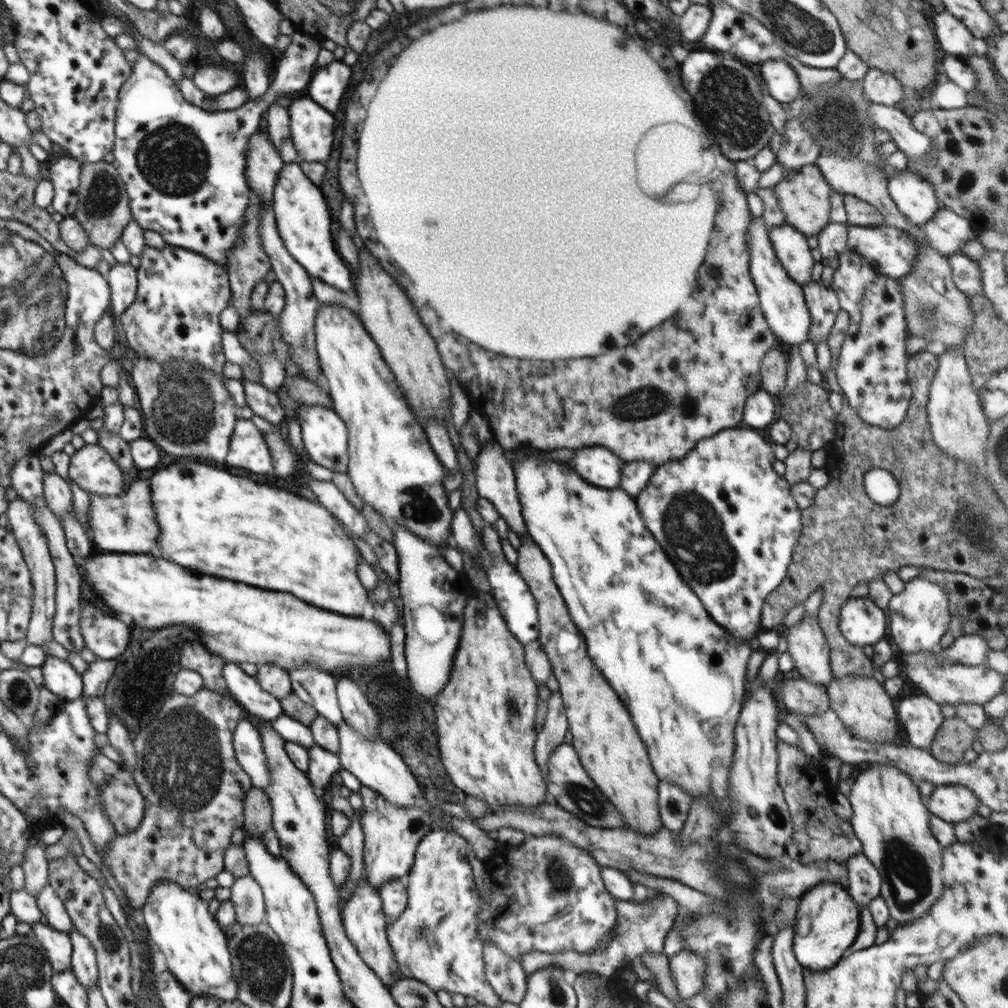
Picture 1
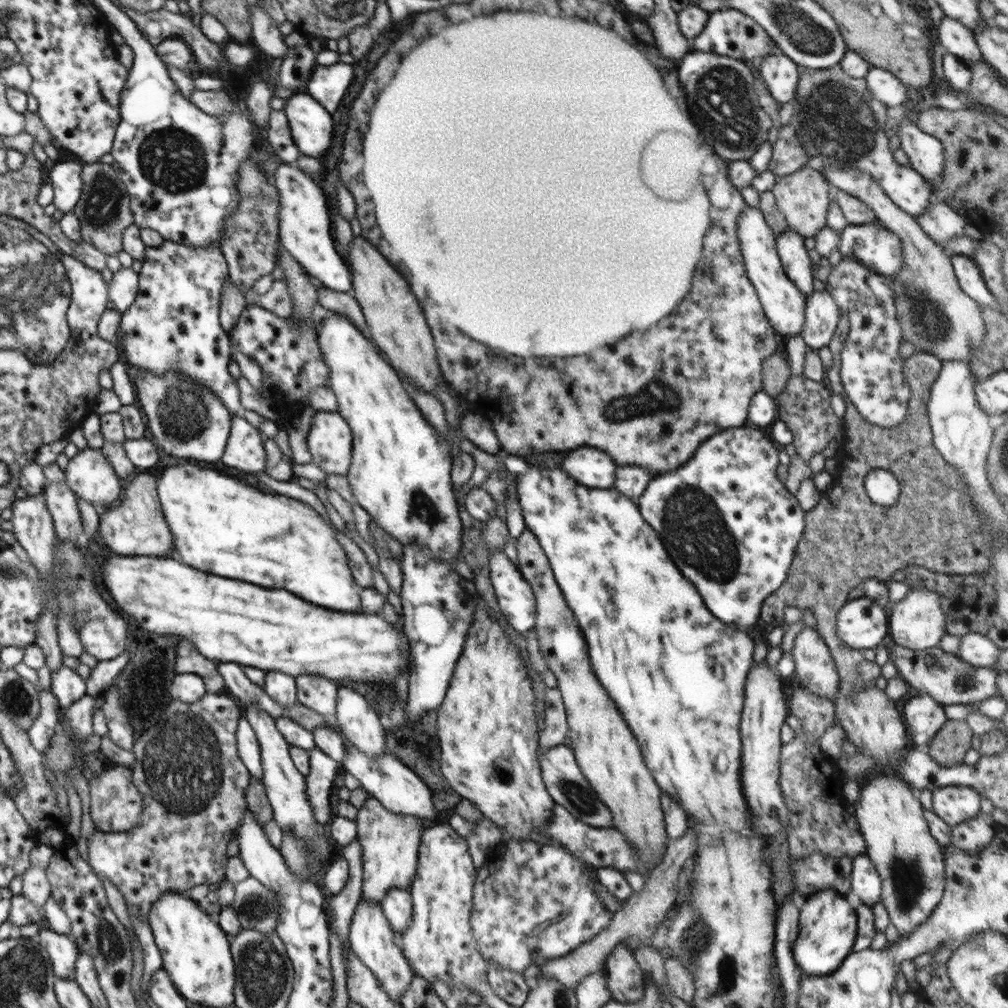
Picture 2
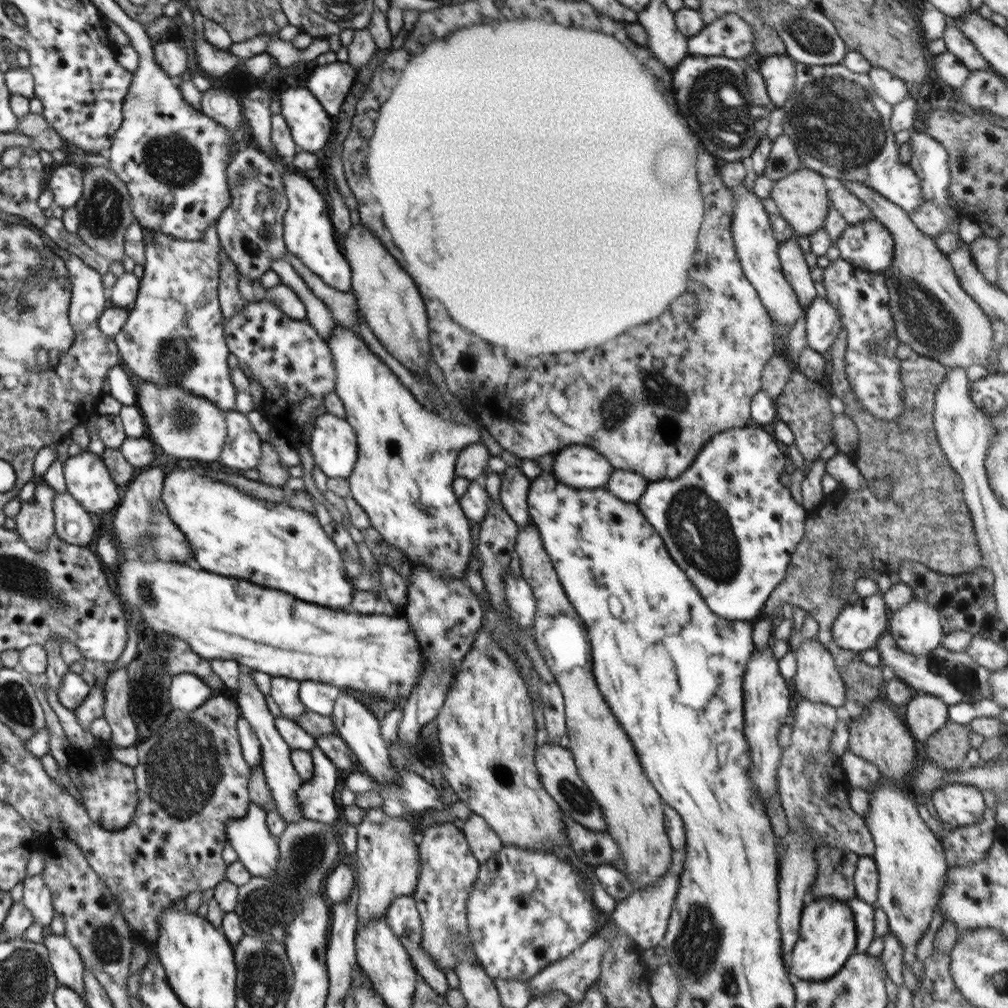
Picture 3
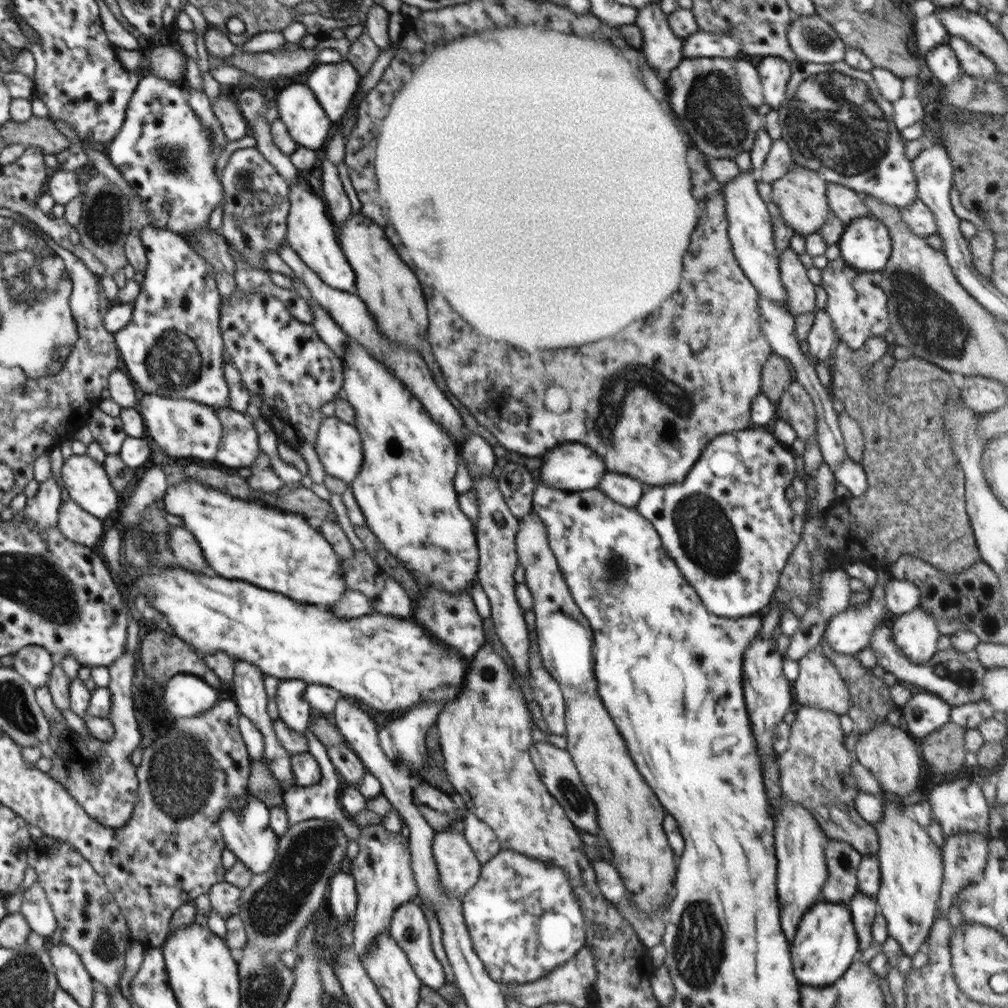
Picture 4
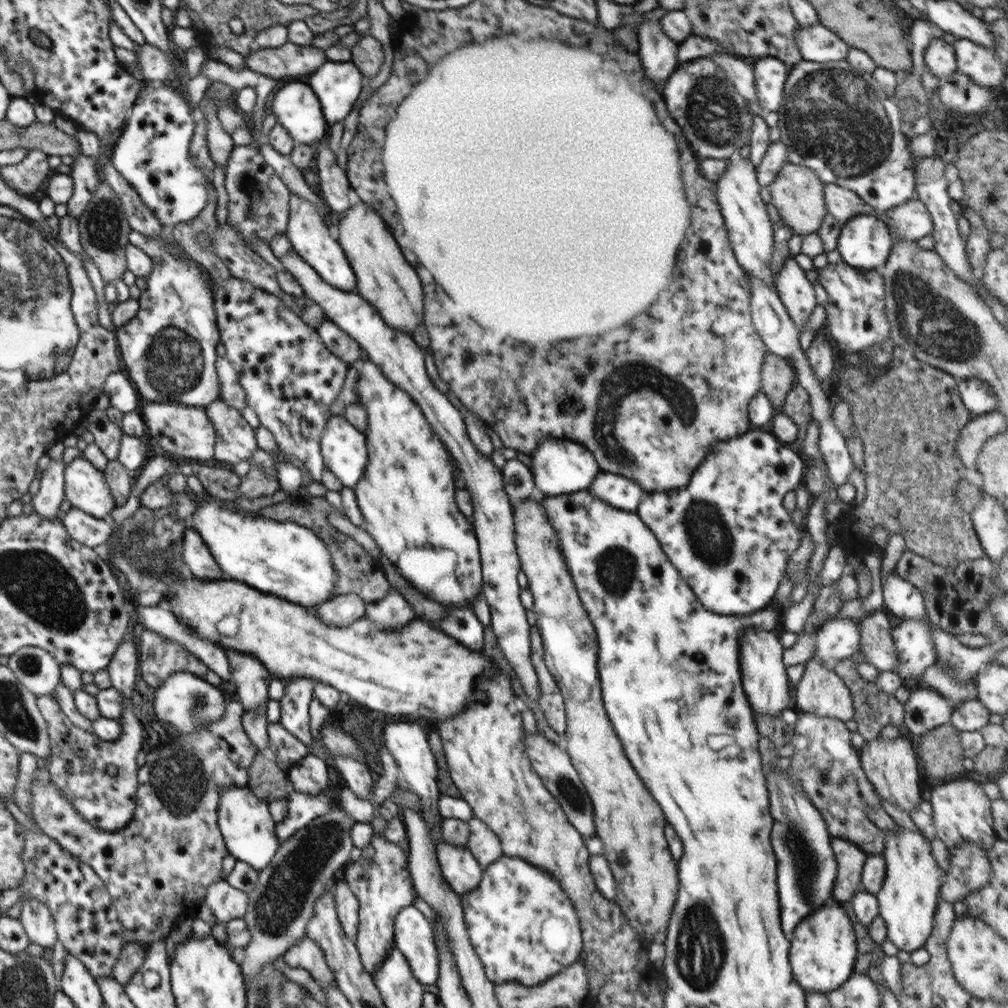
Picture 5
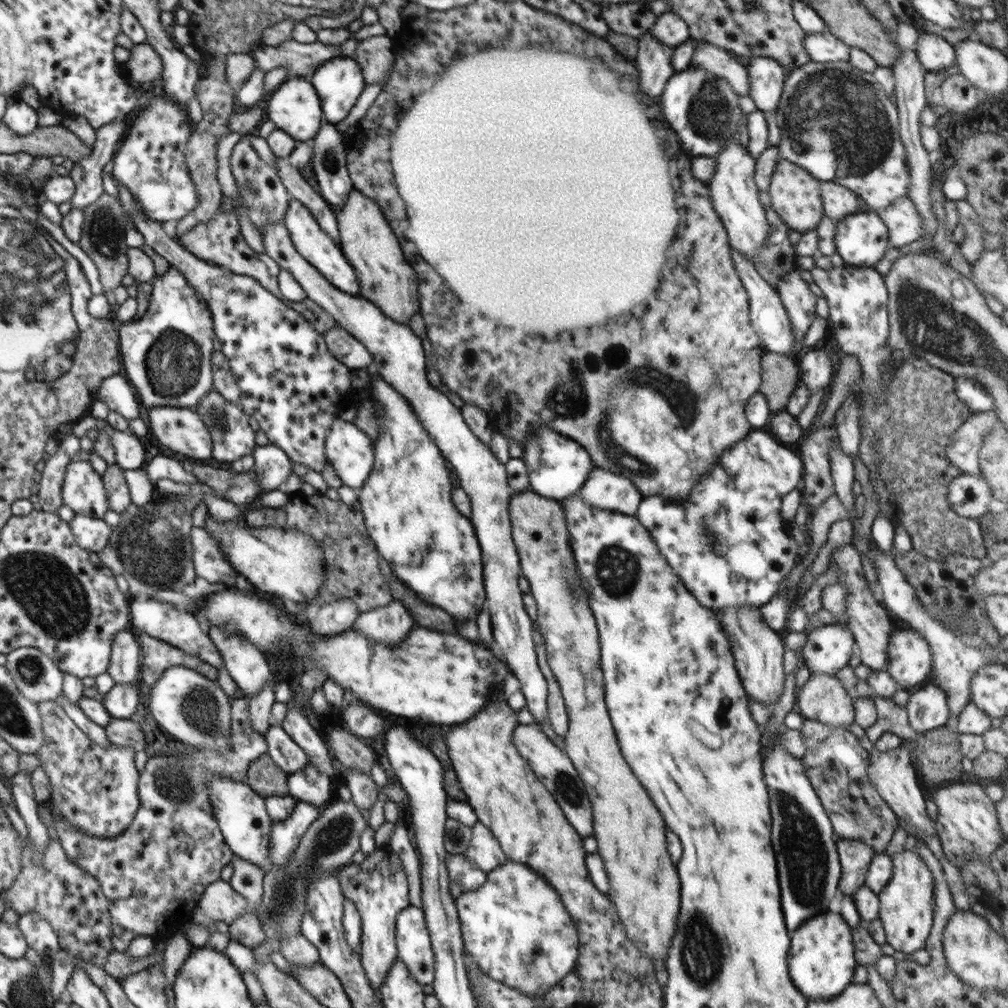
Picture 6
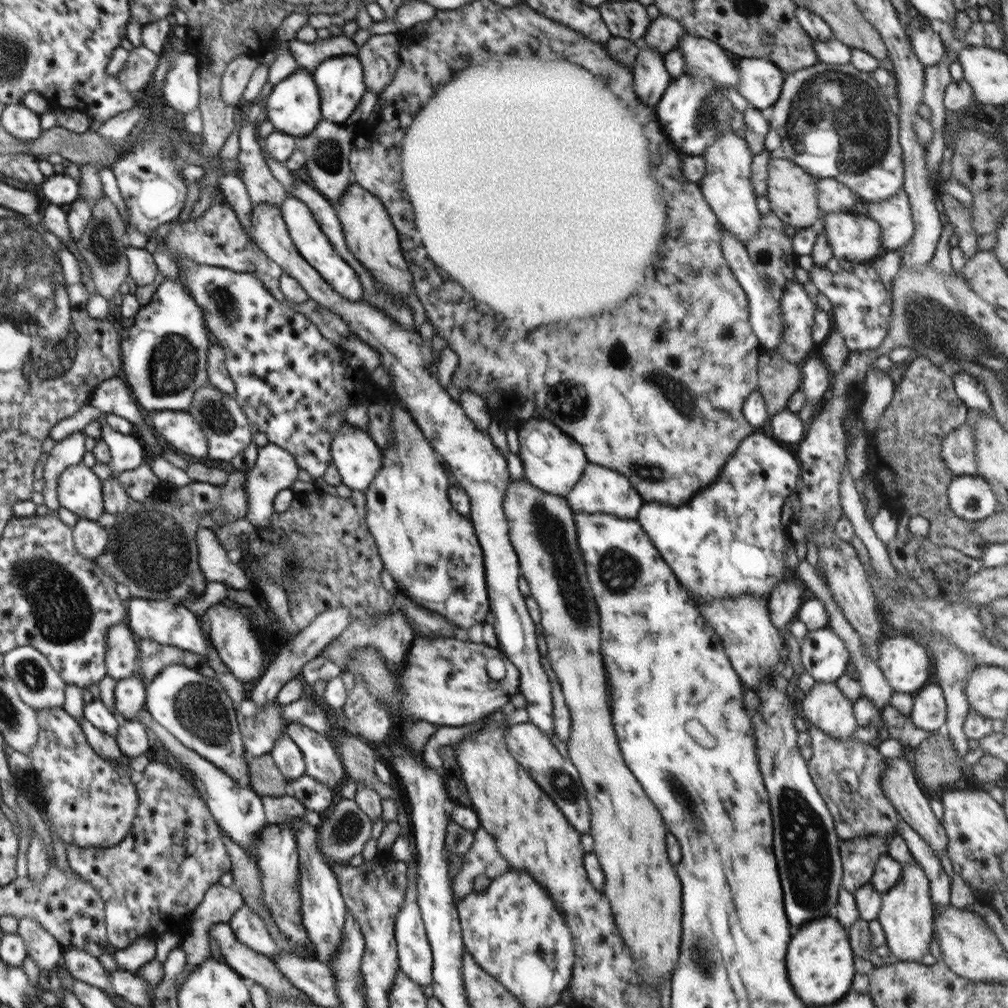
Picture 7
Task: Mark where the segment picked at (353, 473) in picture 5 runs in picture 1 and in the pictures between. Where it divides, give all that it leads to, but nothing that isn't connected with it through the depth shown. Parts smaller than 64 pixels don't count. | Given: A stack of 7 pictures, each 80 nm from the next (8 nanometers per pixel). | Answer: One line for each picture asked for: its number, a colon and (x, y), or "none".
1: (324, 434)
2: (330, 441)
3: (333, 444)
4: (339, 445)

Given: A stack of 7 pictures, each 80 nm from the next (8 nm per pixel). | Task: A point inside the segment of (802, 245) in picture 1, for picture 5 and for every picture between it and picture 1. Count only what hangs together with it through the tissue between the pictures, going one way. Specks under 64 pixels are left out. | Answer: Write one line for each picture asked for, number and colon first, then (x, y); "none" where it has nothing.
2: (794, 257)
3: (798, 274)
4: (801, 296)
5: (795, 291)

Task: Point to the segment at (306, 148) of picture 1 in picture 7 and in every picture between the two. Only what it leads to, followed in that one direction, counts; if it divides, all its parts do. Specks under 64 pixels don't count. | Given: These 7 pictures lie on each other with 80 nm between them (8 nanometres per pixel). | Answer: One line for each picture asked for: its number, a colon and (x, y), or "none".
2: (311, 124)
3: (310, 125)
4: (298, 108)
5: (296, 107)
6: (294, 107)
7: (294, 105)

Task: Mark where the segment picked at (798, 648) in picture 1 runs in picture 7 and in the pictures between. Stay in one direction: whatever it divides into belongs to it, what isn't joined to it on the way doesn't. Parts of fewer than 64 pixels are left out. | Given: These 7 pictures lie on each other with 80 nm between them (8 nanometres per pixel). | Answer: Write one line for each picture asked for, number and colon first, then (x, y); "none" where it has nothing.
2: (816, 669)
3: (817, 679)
4: (819, 684)
5: (821, 691)
6: (823, 698)
7: (825, 706)

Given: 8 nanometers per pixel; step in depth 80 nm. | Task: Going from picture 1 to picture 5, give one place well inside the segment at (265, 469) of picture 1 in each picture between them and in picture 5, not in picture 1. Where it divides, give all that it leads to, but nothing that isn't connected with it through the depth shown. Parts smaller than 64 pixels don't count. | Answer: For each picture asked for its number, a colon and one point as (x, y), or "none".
2: (244, 452)
3: (242, 449)
4: (238, 448)
5: (236, 441)

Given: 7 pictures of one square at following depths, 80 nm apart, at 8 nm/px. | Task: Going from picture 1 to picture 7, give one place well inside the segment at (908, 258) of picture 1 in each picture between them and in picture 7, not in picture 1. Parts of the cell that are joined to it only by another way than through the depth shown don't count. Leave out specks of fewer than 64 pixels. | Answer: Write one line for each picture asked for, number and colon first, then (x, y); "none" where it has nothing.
2: (872, 244)
3: (868, 244)
4: (865, 244)
5: (865, 241)
6: (861, 239)
7: (857, 238)

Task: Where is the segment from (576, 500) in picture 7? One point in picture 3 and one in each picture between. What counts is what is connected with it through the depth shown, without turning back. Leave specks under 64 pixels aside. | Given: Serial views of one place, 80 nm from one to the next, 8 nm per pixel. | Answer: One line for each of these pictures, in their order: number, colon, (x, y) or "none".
3: (627, 486)
4: (621, 488)
5: (620, 492)
6: (603, 489)

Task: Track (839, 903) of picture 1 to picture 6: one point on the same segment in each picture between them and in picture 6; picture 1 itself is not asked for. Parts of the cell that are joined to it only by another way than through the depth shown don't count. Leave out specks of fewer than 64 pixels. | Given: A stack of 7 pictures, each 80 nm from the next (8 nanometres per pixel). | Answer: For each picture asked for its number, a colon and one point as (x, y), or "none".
2: (827, 922)
3: (828, 937)
4: (826, 943)
5: (823, 952)
6: (821, 959)

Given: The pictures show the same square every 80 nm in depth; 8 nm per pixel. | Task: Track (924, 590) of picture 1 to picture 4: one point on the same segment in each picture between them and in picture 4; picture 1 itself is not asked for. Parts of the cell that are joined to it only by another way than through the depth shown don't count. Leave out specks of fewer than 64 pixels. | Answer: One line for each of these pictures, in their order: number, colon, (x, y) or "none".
2: (917, 622)
3: (916, 628)
4: (915, 633)

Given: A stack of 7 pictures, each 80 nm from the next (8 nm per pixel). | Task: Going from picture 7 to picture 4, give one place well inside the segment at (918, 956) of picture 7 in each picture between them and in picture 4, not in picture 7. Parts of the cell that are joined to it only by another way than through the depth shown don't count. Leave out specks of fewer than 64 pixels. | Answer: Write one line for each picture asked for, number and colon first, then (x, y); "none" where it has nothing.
4: (911, 865)
5: (908, 899)
6: (906, 904)

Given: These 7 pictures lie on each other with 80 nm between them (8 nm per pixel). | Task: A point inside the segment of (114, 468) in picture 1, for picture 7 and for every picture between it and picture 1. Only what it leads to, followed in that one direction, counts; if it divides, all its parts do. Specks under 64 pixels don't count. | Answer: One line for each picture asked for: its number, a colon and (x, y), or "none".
2: (89, 475)
3: (88, 481)
4: (87, 484)
5: (85, 487)
6: (83, 491)
7: (79, 489)

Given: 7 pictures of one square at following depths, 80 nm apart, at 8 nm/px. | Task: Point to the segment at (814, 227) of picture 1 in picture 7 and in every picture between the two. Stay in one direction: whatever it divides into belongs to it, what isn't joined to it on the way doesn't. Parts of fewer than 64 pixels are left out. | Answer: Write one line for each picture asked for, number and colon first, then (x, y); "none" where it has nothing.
2: (803, 197)
3: (801, 196)
4: (800, 193)
5: (797, 192)
6: (795, 195)
7: (792, 192)

